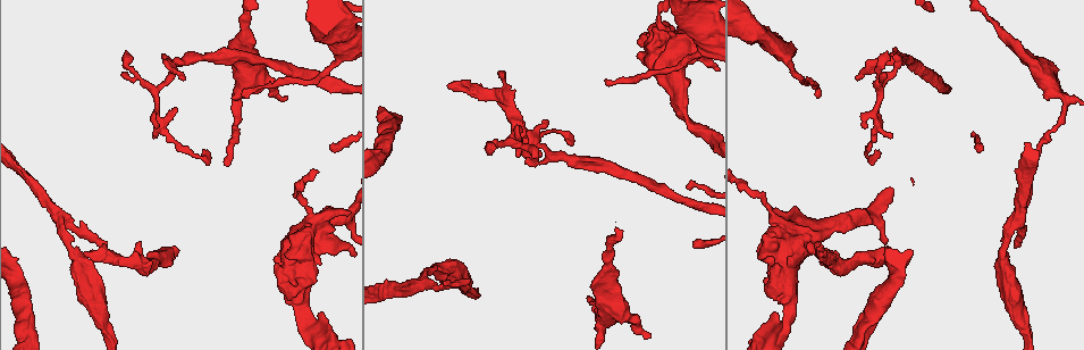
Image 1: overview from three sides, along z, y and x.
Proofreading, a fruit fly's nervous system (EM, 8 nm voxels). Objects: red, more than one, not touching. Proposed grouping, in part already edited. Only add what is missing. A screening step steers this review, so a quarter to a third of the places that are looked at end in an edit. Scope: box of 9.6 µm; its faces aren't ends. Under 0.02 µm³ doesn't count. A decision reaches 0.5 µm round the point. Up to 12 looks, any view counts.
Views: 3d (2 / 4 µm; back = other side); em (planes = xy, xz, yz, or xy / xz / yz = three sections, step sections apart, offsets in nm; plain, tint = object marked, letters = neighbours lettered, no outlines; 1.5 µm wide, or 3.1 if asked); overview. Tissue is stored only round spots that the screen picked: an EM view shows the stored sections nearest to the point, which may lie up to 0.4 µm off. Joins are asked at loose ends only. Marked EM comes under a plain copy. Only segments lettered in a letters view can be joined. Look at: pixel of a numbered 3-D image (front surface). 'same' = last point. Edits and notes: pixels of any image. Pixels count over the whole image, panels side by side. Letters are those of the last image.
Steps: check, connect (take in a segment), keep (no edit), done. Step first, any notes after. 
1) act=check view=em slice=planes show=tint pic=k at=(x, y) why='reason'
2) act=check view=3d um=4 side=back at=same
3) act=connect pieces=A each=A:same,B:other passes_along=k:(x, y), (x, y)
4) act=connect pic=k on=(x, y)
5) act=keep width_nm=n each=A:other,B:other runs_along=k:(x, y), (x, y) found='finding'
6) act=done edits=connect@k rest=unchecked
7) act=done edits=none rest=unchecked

act=check view=em slice=planes show=tint pic=1 at=(592, 286) why='stops while still wide'

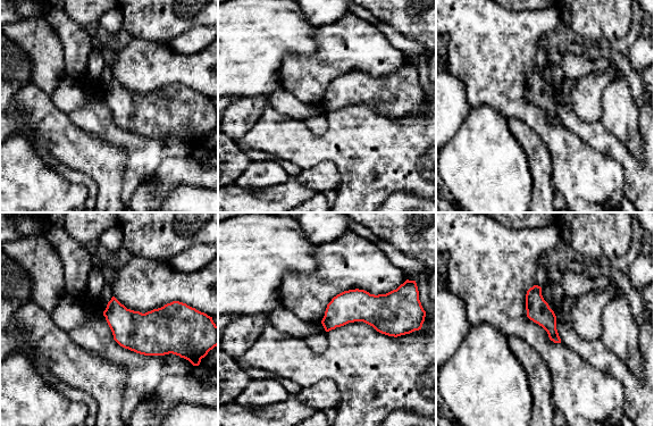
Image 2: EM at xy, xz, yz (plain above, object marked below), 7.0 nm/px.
act=check view=em slice=planes show=letters at=same

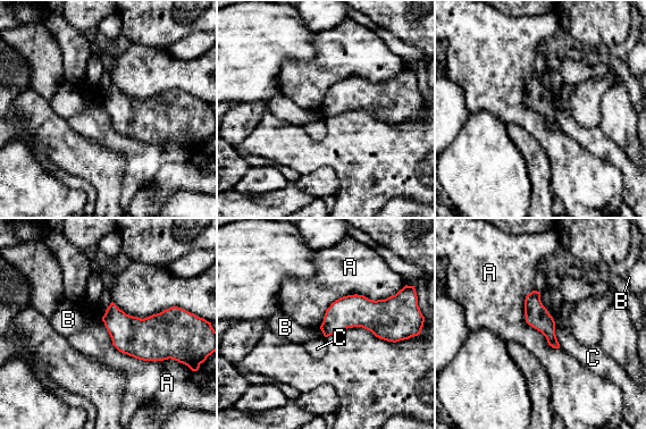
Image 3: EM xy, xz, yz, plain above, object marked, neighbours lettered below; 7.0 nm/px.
act=keep longest_contact=A:600nm each=A:other,B:other,C:other found='none of them fits'

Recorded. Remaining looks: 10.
act=check view=em slice=planes show=letters pic=1 at=(225, 164) why='branch stops here'

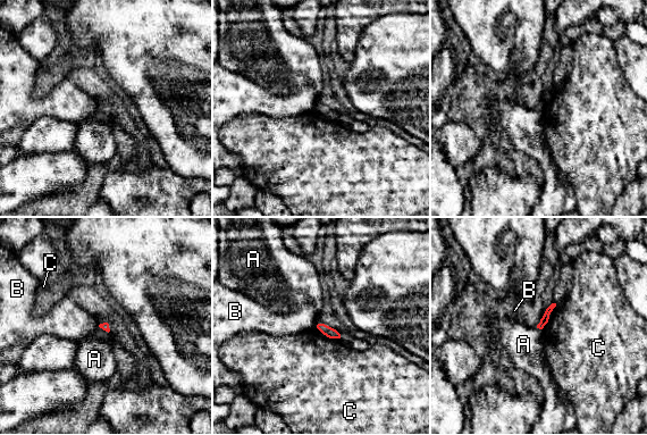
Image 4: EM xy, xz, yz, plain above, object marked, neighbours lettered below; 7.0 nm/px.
act=keep each=A:other,B:other,C:other border=4:(536, 327), (540, 329) found='none of them fits'

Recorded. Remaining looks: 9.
act=check view=3d um=2 pic=1 at=(177, 250) why='branch stops here'

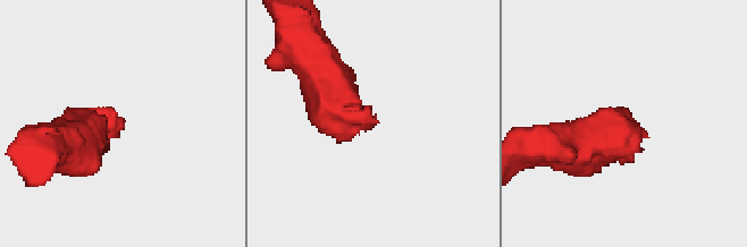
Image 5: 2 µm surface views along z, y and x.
act=check view=em slice=yz step=4 show=tint pic=5 at=(375, 122) why='now the EM'

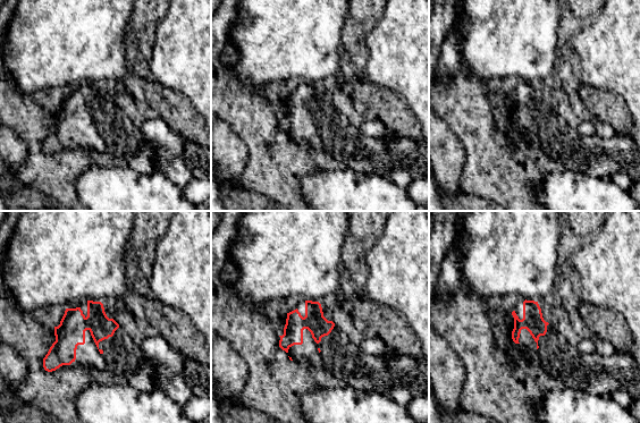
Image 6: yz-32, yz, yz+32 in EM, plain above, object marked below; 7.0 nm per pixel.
act=check view=em slice=xy step=8 show=letters at=same

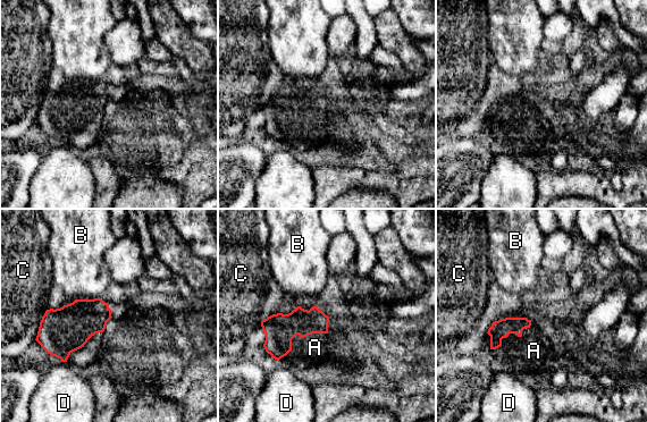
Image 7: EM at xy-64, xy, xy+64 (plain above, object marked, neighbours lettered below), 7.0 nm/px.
act=connect pieces=A each=A:same,B:other,C:other,D:other found='the neuron continues'

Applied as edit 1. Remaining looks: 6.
act=check view=overview why='see it whole again'

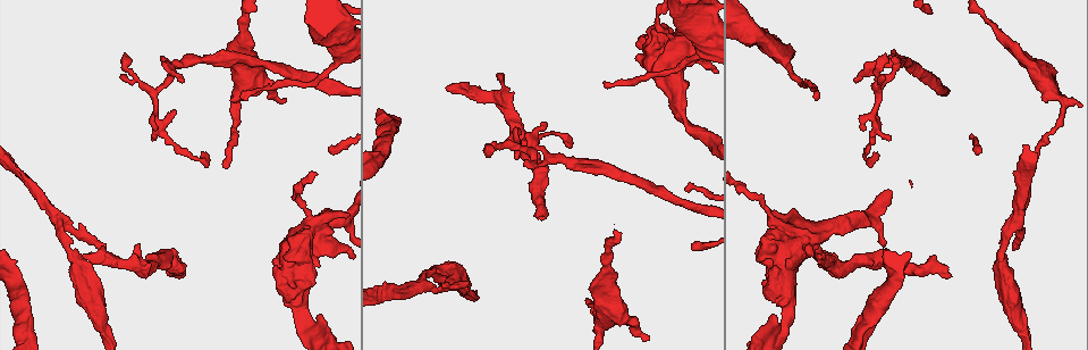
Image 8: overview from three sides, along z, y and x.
act=check view=3d um=2 pic=8 at=(947, 277)

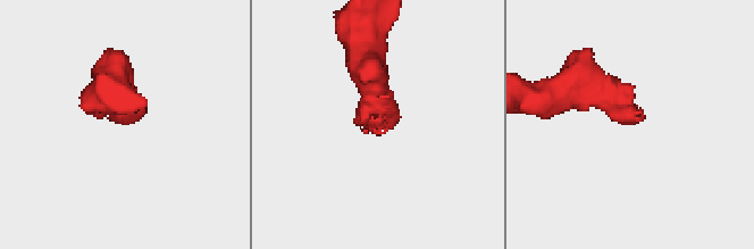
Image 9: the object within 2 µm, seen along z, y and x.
act=check view=em slice=planes show=letters pic=9 at=(139, 116) why='need the tissue'

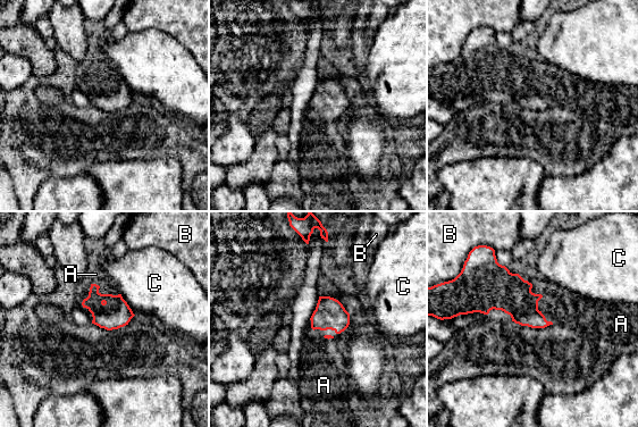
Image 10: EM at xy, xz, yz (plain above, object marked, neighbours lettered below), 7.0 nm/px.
act=connect pieces=A longest_contact=A:550nm each=A:same,B:other,C:other passes_along=10:(502, 290), (536, 294), (561, 307) found='it goes on there'

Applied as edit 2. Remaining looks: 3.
act=check view=3d um=4 pic=8 at=(468, 282) why='thin end'

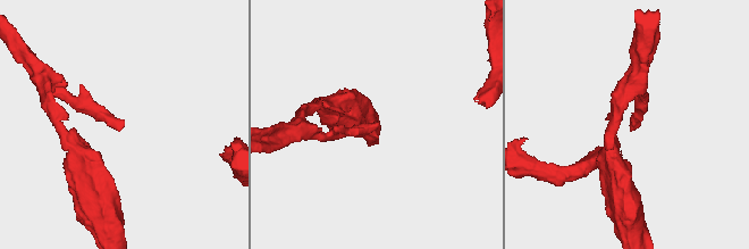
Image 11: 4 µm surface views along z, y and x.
act=check view=em slice=planes show=tint pic=11 at=(120, 130)

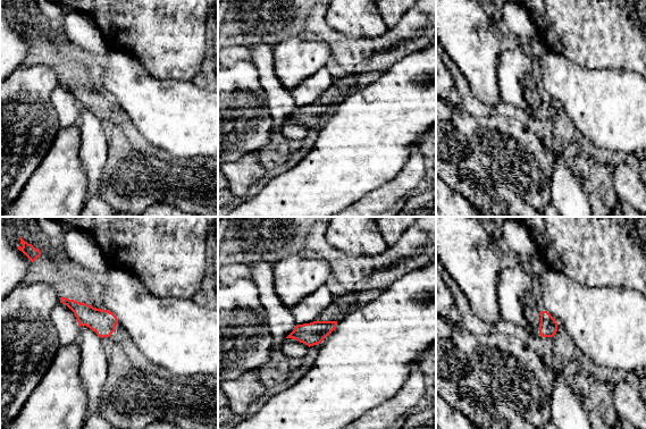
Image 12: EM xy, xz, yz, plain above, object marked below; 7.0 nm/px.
act=check view=em slice=planes show=letters at=same

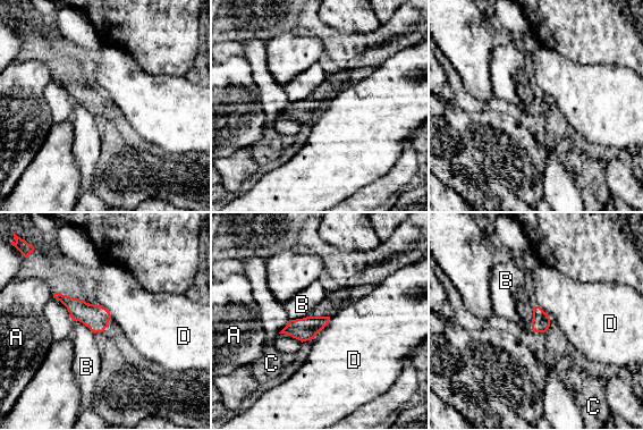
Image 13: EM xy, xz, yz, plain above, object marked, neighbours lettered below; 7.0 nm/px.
act=keep each=A:other,B:other,C:other,D:other border=13:(73, 321), (84, 323), (94, 332) found='none of them fits'

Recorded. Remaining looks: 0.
act=done edits=connect@7,connect@10 rest=unchecked

